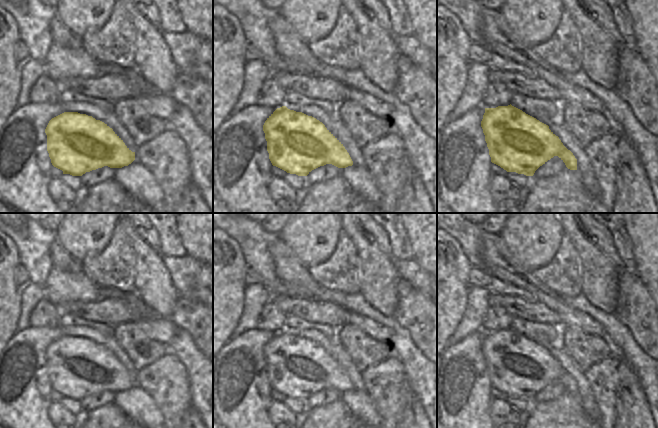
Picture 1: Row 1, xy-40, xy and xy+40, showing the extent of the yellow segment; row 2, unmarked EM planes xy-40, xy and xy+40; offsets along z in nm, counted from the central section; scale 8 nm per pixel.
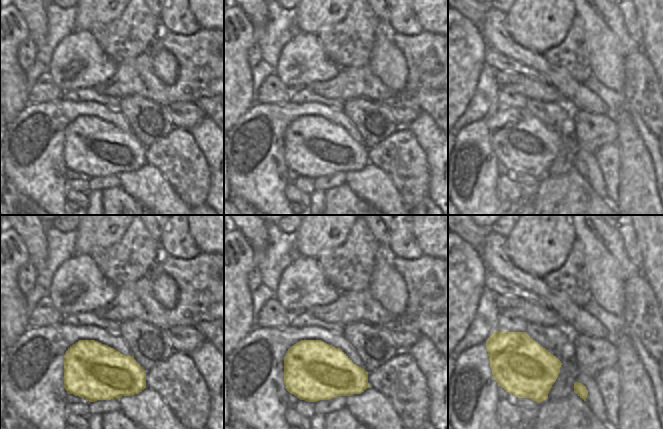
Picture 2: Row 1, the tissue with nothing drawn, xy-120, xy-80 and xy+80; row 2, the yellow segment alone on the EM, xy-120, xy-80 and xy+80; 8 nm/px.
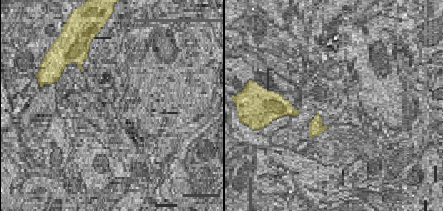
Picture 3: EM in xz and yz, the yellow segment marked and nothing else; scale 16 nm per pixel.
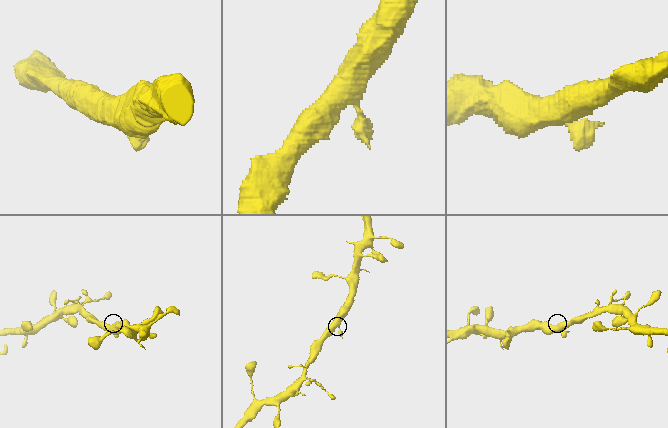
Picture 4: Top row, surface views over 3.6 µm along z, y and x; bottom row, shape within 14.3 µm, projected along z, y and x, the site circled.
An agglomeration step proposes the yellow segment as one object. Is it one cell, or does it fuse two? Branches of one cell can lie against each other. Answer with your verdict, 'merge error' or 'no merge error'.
no merge error

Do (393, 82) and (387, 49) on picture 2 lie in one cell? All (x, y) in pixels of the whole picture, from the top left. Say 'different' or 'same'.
same

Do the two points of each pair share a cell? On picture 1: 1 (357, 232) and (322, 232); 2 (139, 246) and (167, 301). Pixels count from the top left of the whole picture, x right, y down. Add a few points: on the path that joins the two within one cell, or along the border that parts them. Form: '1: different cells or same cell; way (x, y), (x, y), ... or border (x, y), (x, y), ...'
1: different cells; border (340, 223), (341, 229)
2: same cell; way (148, 260), (154, 287)

